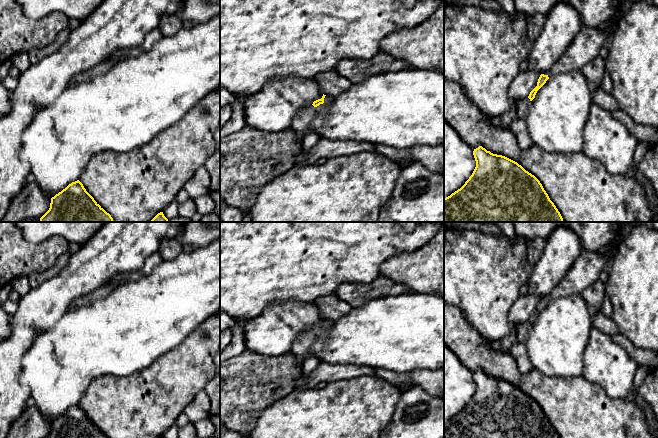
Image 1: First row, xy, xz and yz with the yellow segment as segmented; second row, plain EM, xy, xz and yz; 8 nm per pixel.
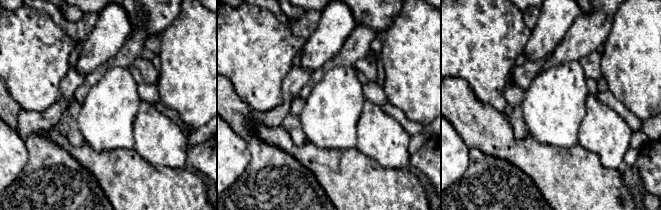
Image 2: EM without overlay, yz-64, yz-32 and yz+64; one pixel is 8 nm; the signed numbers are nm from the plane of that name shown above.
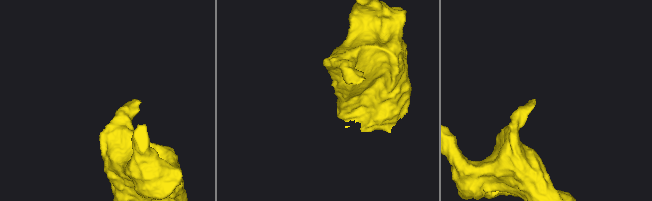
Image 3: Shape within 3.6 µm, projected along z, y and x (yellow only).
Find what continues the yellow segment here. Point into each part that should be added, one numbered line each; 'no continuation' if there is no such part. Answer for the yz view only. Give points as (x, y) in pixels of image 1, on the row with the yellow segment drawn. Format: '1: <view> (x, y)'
1: yz (585, 47)

